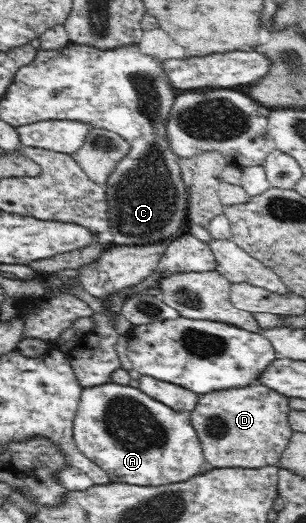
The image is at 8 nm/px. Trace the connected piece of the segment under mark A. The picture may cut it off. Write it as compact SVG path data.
M113 381L83 389L72 442L80 454L107 472L111 483L150 487L180 483L200 475L206 461L187 411L169 408L139 388Z

